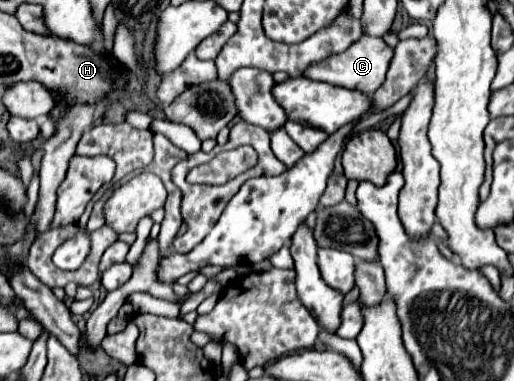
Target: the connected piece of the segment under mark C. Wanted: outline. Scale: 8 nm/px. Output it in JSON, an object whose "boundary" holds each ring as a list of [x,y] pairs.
{"boundary":[[[362,36],[346,52],[334,54],[334,56],[326,58],[322,64],[316,64],[314,68],[308,68],[306,76],[310,80],[328,82],[328,84],[342,86],[342,88],[358,88],[358,90],[362,90],[362,92],[372,96],[386,80],[386,72],[388,72],[392,56],[394,56],[394,48],[390,48],[382,38]]]}

